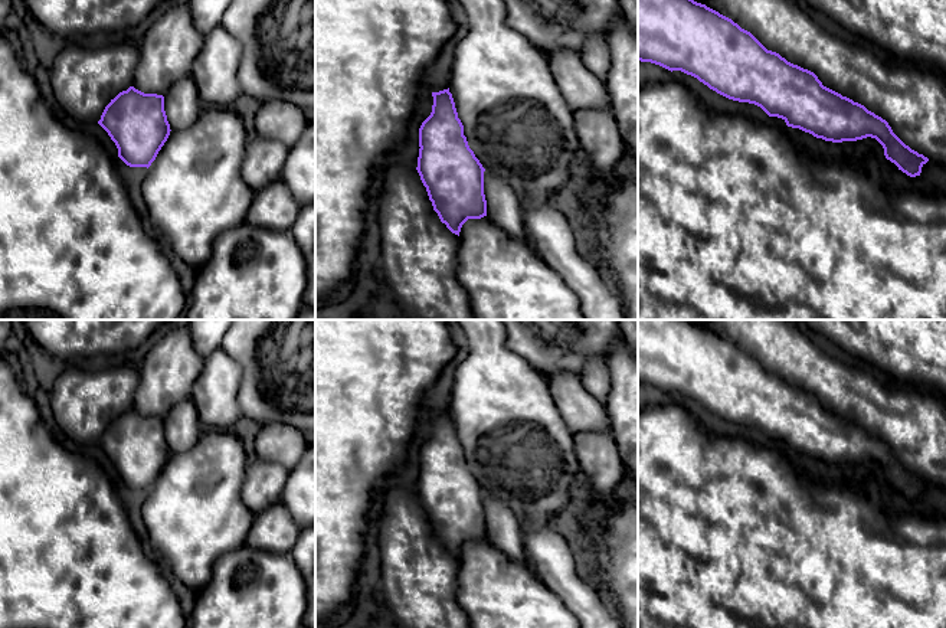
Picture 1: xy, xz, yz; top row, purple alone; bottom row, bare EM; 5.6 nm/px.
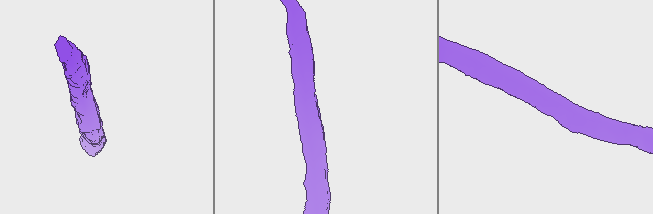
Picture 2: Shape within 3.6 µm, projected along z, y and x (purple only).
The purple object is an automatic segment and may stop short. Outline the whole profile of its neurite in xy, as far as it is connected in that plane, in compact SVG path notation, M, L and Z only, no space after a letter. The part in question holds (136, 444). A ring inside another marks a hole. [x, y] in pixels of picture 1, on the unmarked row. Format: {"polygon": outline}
{"polygon": "M134 409L120 415L105 429L98 447L130 490L150 490L170 458L164 419L144 416Z"}

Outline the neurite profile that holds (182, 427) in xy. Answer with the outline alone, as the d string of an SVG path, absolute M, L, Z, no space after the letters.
M192 399L181 400L164 416L164 434L171 454L189 451L197 444L202 423Z

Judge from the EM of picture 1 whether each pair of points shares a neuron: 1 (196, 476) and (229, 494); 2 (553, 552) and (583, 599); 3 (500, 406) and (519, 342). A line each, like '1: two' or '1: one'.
1: one
2: one
3: two

